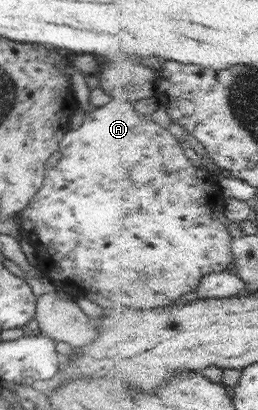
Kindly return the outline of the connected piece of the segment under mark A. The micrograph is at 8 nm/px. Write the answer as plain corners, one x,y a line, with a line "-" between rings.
116,96
105,106
86,113
79,128
67,130
60,140
58,152
62,153
61,160
55,167
46,170
45,181
37,195
19,213
21,216
19,229
35,248
38,258
36,267
42,276
54,282
58,289
67,291
73,299
81,297
89,300
96,311
103,308
107,310
133,307
151,309
159,306
168,308
181,296
197,292
205,276
228,270
235,263
233,250
235,238
229,232
231,222
227,218
227,197
219,184
219,175
204,169
185,143
178,139
170,128
155,122
151,118
149,106
140,104
132,97

